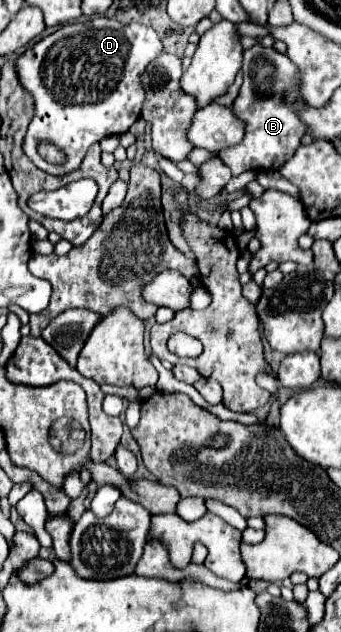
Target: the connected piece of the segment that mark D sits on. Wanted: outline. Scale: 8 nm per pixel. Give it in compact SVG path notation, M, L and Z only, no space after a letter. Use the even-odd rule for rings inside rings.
M109 17L69 23L29 47L17 59L21 85L35 97L35 117L23 139L23 153L49 175L75 171L93 143L107 135L123 135L139 119L145 99L141 73L161 51L163 45L153 27L123 25ZM41 139L55 141L65 151L65 165L51 165L39 157L37 141Z

